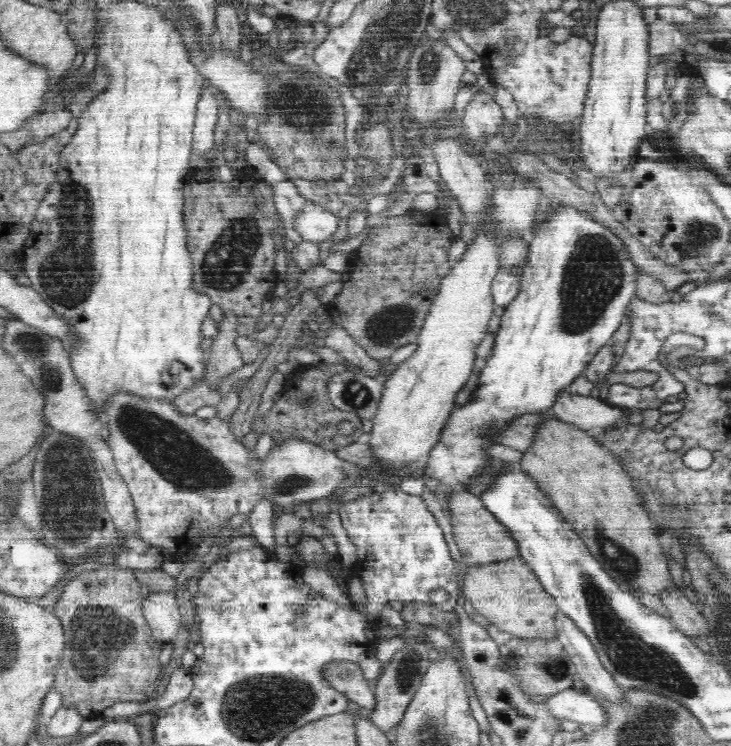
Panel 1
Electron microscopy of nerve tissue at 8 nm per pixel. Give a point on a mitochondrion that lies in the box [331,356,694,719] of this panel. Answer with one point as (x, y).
(619, 560)

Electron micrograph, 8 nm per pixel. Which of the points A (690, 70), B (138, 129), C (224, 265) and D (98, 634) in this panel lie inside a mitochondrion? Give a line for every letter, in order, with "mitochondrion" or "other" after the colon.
A: other
B: other
C: mitochondrion
D: mitochondrion

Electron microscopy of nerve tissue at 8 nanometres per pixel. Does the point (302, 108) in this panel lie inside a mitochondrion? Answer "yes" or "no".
yes

